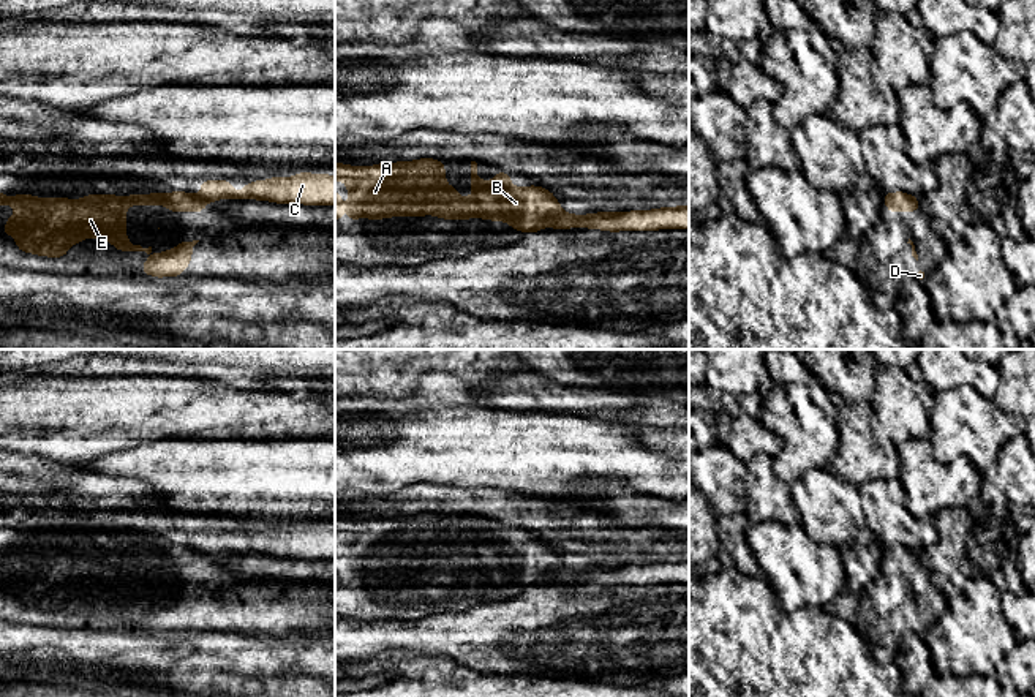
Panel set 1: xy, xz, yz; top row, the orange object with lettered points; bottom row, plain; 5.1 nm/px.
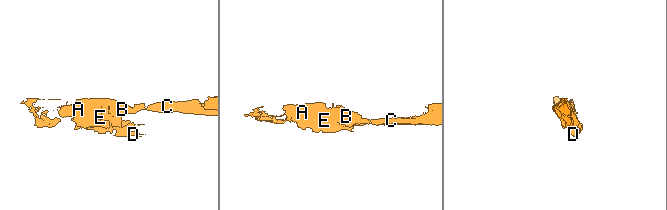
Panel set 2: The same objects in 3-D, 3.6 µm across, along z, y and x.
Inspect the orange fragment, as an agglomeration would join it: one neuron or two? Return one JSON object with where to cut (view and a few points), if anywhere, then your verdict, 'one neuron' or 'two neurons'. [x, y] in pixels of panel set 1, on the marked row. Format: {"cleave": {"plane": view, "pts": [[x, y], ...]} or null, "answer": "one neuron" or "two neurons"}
{"cleave": {"plane": "xz", "pts": [[560, 209], [539, 228]]}, "answer": "two neurons"}

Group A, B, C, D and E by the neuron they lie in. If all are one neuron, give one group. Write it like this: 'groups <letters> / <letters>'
groups A B D E / C

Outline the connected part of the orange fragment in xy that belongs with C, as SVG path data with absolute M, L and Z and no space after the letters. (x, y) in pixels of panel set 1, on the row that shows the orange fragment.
M299 172L294 177L270 177L243 185L240 193L232 190L231 180L204 180L196 198L215 202L218 199L258 199L277 204L335 205L335 175Z

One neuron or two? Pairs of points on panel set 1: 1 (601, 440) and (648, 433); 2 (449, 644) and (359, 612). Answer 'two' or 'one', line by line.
1: two
2: two

